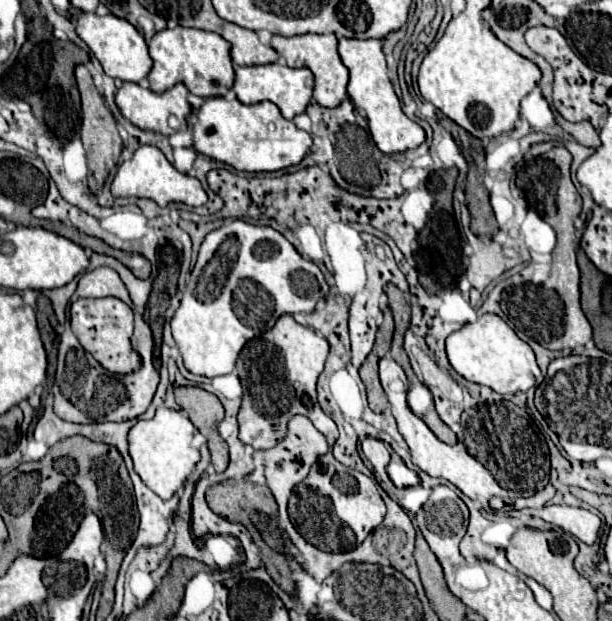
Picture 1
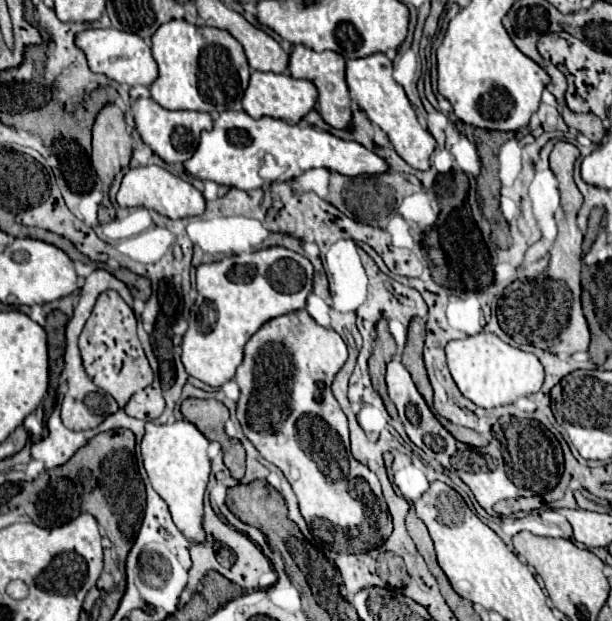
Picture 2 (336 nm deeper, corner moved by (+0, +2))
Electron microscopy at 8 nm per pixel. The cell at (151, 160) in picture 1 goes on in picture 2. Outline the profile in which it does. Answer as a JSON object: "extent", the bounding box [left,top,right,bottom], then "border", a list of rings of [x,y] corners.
{"extent":[116,166,204,220],"border":[[[138,166],[138,168],[130,168],[124,174],[122,186],[118,190],[116,196],[118,204],[122,208],[128,206],[144,206],[144,208],[152,208],[162,216],[168,216],[172,220],[176,218],[190,218],[190,216],[198,216],[204,212],[204,196],[200,194],[200,190],[196,190],[190,182],[174,176],[172,172],[168,172],[162,166]]]}

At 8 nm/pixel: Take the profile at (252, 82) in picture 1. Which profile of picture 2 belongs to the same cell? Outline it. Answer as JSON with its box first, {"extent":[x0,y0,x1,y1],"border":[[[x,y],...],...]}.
{"extent":[242,70,318,124],"border":[[[254,70],[250,74],[250,84],[248,84],[248,88],[244,92],[244,98],[242,98],[242,108],[252,118],[272,116],[272,118],[280,118],[280,120],[296,124],[302,116],[306,116],[314,108],[316,98],[318,98],[316,86],[310,80],[296,80],[288,74],[274,74],[274,72]]]}

